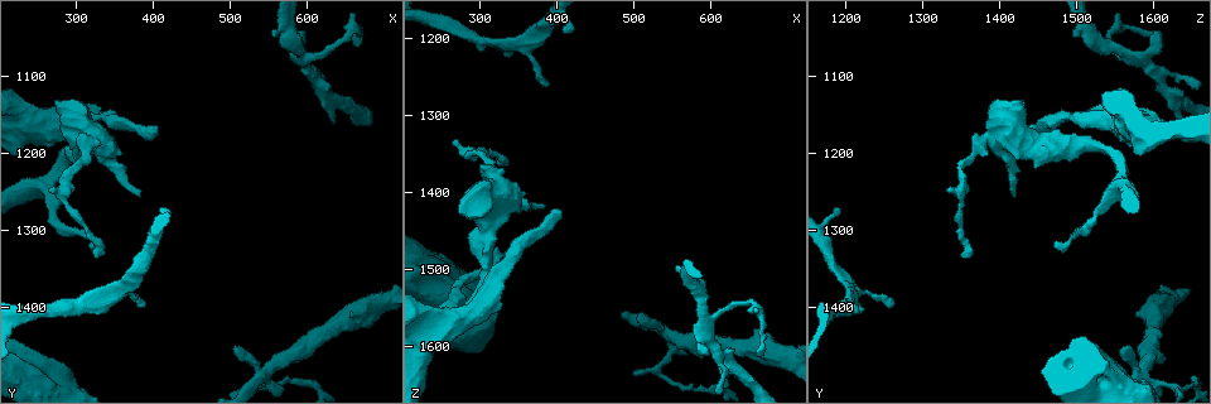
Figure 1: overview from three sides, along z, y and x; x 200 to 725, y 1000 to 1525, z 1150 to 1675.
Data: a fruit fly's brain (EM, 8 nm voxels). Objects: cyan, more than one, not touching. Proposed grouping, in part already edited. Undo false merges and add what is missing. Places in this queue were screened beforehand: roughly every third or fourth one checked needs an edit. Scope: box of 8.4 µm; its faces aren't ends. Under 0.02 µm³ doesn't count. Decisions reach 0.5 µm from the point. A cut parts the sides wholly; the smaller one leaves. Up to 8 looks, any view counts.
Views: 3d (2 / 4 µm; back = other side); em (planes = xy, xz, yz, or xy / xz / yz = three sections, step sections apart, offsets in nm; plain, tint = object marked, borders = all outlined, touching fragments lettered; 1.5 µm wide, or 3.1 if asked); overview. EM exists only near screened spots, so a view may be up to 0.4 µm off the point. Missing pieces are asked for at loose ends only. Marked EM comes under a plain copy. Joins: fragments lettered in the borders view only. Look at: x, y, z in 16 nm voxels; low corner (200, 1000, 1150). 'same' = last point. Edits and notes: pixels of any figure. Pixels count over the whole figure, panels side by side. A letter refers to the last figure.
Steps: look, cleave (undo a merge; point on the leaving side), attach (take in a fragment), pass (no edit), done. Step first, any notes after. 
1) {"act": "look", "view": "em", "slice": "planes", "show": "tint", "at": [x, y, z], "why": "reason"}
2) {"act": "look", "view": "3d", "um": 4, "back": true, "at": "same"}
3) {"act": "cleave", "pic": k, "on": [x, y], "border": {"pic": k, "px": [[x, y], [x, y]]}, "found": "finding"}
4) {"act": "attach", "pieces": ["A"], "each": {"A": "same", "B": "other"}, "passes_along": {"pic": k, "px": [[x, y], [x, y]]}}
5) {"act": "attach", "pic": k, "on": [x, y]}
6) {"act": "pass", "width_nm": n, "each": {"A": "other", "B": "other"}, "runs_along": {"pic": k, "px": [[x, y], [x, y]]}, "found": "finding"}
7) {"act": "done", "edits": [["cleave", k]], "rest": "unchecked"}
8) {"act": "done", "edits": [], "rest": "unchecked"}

{"act": "look", "view": "em", "slice": "planes", "show": "borders", "at": [410, 1275, 1190], "why": "thin end"}

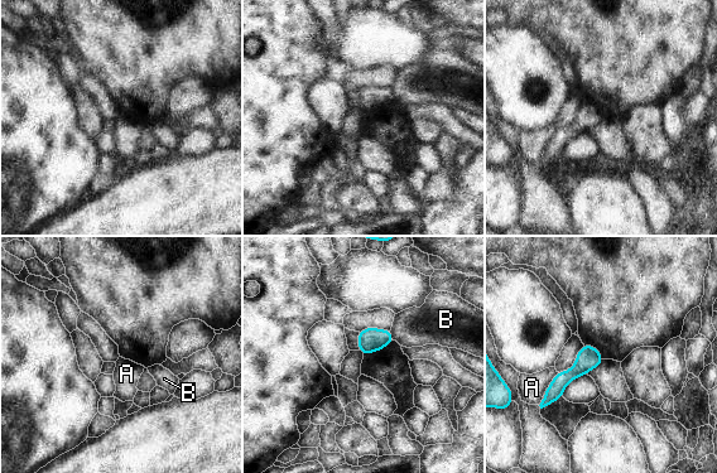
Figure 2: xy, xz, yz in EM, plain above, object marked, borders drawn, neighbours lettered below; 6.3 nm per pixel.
{"act": "pass", "each": {"A": "other", "B": "other"}, "runs_along": {"pic": 2, "px": [[592, 350], [591, 355], [544, 402]]}, "found": "none of them fits"}

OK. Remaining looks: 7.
{"act": "look", "view": "em", "slice": "planes", "show": "borders", "at": [315, 1320, 1470]}

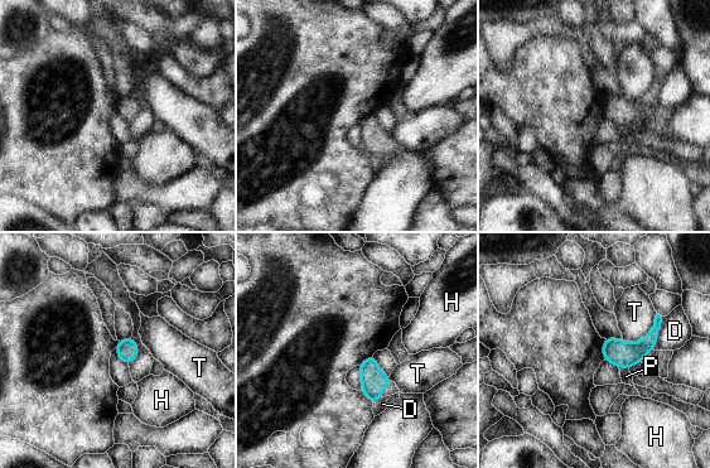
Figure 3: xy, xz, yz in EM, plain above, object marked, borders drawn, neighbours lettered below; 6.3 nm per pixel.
{"act": "pass", "width_nm": 130, "each": {"D": "other", "H": "other", "P": "other", "T": "other"}, "border": {"pic": 3, "px": [[619, 367], [628, 368]]}, "found": "no lettered fragment goes on from it"}

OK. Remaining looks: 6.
{"act": "look", "view": "3d", "um": 2, "at": [660, 1060, 1615], "why": "thin end"}

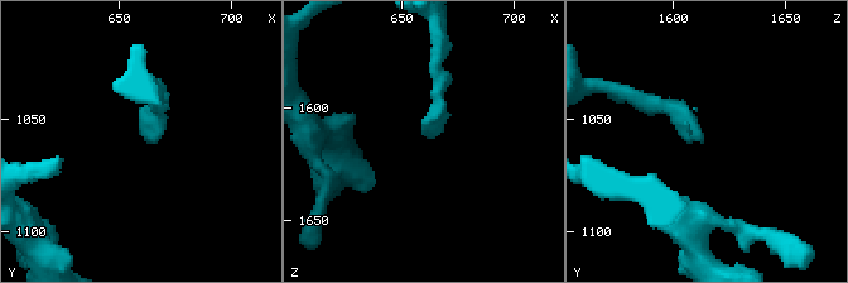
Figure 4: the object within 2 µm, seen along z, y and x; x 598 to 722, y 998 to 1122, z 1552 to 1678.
{"act": "look", "view": "em", "slice": "planes", "show": "borders", "at": [661, 1060, 1614]}

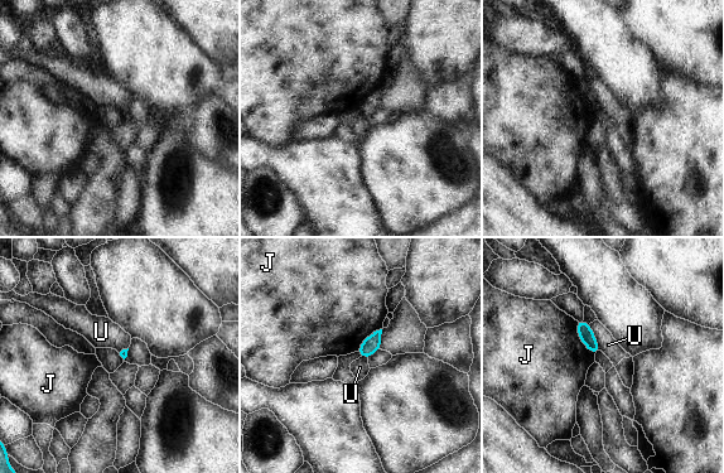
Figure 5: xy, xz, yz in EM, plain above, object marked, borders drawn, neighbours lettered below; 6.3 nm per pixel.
{"act": "pass", "each": {"J": "other", "U": "other"}, "border": {"pic": 5, "px": [[588, 324], [601, 350]]}, "found": "no lettered fragment goes on from it"}

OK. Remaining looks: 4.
{"act": "done", "edits": [], "rest": "unchecked"}

